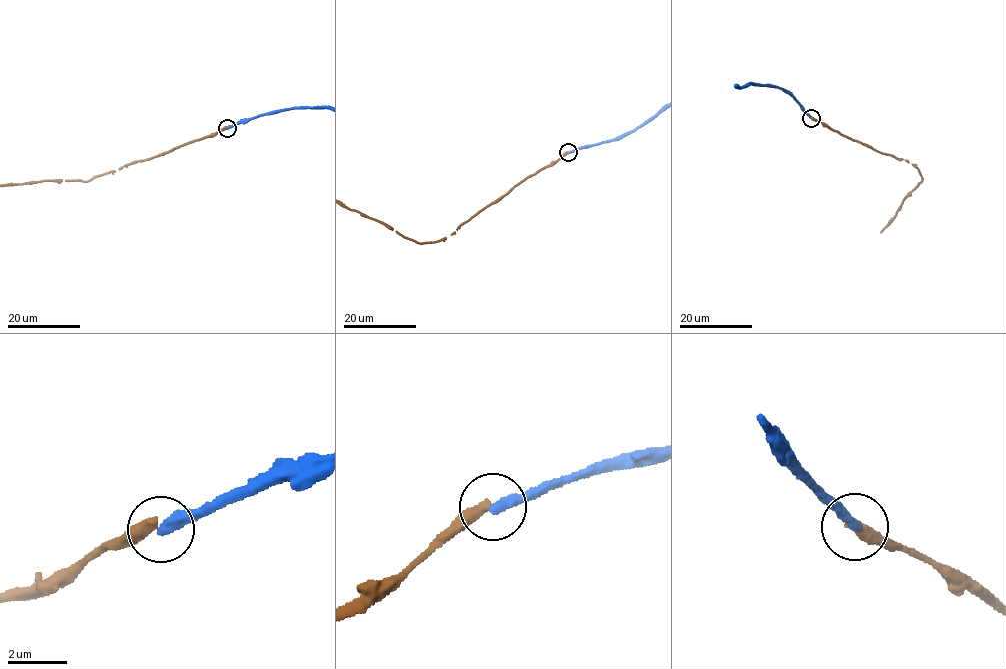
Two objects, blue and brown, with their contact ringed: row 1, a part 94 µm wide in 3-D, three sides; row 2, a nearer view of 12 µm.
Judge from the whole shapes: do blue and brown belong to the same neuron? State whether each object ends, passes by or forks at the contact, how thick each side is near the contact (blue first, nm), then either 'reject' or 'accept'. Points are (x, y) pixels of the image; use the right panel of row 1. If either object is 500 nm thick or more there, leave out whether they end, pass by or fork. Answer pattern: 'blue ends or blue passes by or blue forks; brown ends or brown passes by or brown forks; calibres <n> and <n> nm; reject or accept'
blue ends; brown ends; calibres 360 and 400 nm; reject

